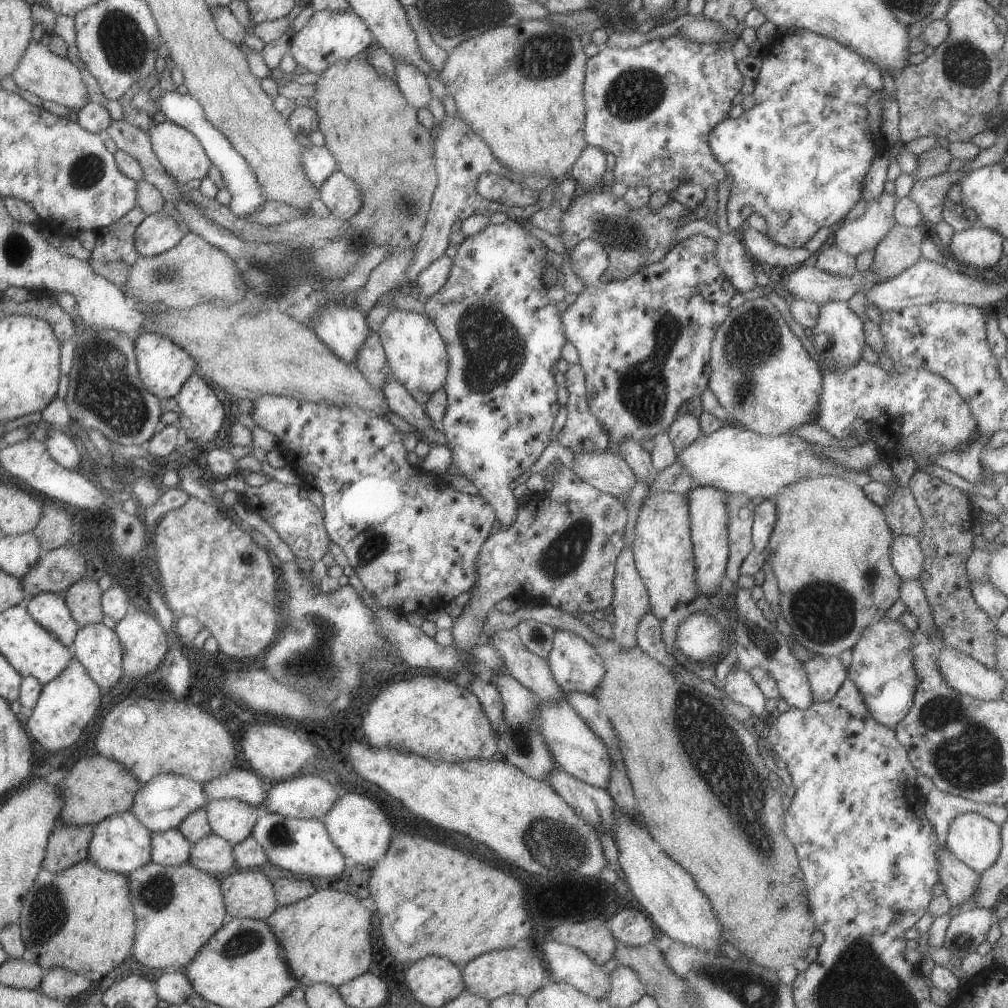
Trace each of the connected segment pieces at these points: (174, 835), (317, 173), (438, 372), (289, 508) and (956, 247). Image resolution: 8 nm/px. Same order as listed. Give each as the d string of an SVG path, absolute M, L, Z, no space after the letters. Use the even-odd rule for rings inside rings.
M179 830L151 834L151 862L165 868L189 864L193 844Z
M301 146L301 166L303 172L309 180L309 184L313 184L313 190L319 192L321 184L333 174L337 172L337 162L333 158L333 154L327 150L327 146Z
M395 308L379 324L377 334L383 346L387 364L391 368L391 376L395 376L407 388L407 392L423 406L435 390L443 388L443 382L447 378L447 368L449 368L447 348L435 324L425 314Z
M233 474L221 480L225 490L237 492L241 498L241 506L249 512L257 512L263 520L269 522L269 526L279 534L279 538L289 546L289 550L295 554L297 562L309 564L309 562L319 562L323 554L327 554L327 544L329 534L325 530L325 518L323 512L317 510L309 498L307 498L307 488L305 486L287 486L281 482L267 482L259 488L251 488L243 482L243 474Z
M975 226L955 232L947 250L963 264L977 270L987 270L989 266L995 266L1003 254L1003 240L1005 236L993 228Z

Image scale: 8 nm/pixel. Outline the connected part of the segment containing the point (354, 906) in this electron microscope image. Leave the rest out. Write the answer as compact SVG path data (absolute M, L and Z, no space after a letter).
M315 890L309 898L289 906L277 906L265 922L271 926L279 944L285 948L285 960L301 988L327 984L339 988L369 972L371 964L371 918L363 902L351 894L335 890Z

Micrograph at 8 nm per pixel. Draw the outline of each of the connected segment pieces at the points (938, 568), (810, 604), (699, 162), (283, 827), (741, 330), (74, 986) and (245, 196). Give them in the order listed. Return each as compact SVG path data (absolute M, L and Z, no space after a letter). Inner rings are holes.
M917 470L909 480L909 490L917 502L921 512L921 534L917 536L919 546L923 550L923 572L919 582L925 590L927 602L931 606L935 628L941 630L943 642L949 648L955 648L967 656L973 656L979 664L995 670L995 622L983 612L973 600L969 588L969 576L965 574L965 560L973 552L973 538L977 530L969 530L971 522L971 500L957 488L947 486L945 482L929 476L927 472Z
M809 474L805 480L785 486L777 496L769 498L769 502L775 502L777 522L769 536L765 560L771 566L779 588L779 612L791 626L795 640L811 656L839 658L843 650L857 644L861 632L873 618L883 616L899 600L901 578L891 566L889 558L893 532L887 526L885 514L881 506L873 504L857 484L819 474Z
M681 36L655 38L637 48L599 48L599 52L587 58L585 64L585 144L611 152L615 158L613 178L623 180L627 188L647 186L651 194L655 190L673 192L681 182L693 182L703 188L713 186L723 178L729 178L723 166L713 158L709 148L709 132L723 120L733 108L731 98L741 90L743 76L737 70L737 60L731 54L733 42L723 44L699 44Z
M259 812L257 824L253 826L251 836L259 842L265 850L267 860L279 868L285 868L293 874L307 874L307 876L323 876L333 878L339 876L343 868L347 868L345 856L341 850L331 842L327 828L321 820L299 820L299 818L285 818L271 812Z
M743 302L727 314L711 340L709 368L709 390L717 398L719 406L727 412L729 424L743 424L747 430L753 430L761 436L783 436L787 430L795 430L801 424L813 422L821 394L821 368L803 350L801 342L789 330L781 314L771 310L771 304L759 308L755 304Z
M55 968L55 970L45 970L43 980L39 984L39 990L55 1000L63 1000L67 996L75 998L77 994L85 992L89 988L91 980L85 974L77 974L65 968Z
M155 88L151 96L153 96L153 100L159 104L159 106L157 106L159 112L161 112L169 122L173 122L173 124L177 124L177 126L189 130L189 132L199 140L199 144L203 146L203 150L205 150L205 154L209 156L211 164L221 172L221 178L223 178L223 182L225 182L223 188L231 194L229 210L231 210L237 218L247 218L247 216L253 214L263 202L267 202L267 198L265 198L265 194L263 194L263 190L261 190L261 184L259 184L257 176L253 174L251 166L247 164L247 160L245 160L245 158L231 146L231 142L205 118L203 106L199 104L197 98L193 98L193 96L189 96L189 94L181 96L181 94L177 94L177 92L165 92L165 90L159 90L159 88Z

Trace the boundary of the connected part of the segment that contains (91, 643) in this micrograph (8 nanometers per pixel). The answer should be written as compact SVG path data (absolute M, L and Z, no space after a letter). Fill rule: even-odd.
M103 624L79 628L71 654L99 688L113 686L123 672L123 650L115 630Z

